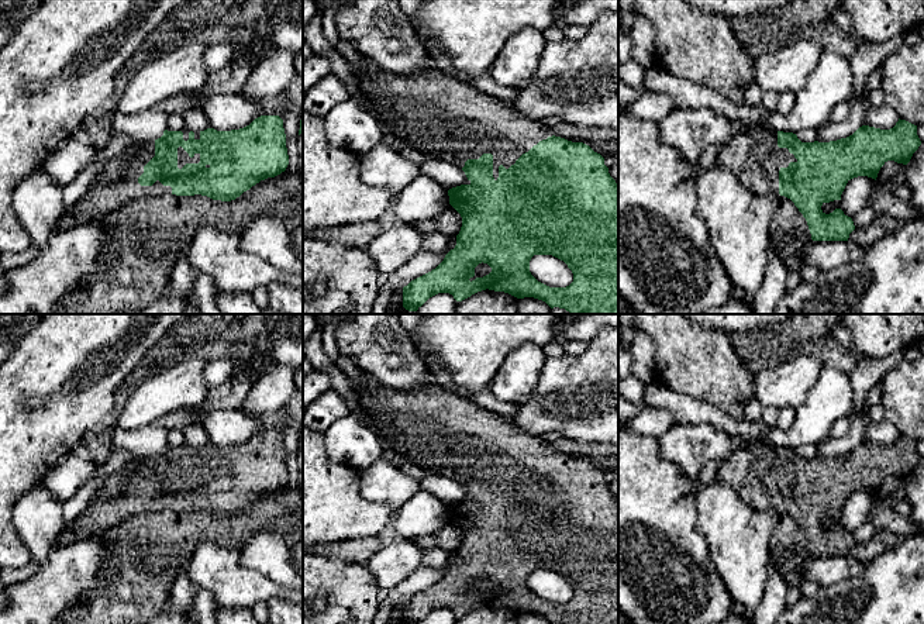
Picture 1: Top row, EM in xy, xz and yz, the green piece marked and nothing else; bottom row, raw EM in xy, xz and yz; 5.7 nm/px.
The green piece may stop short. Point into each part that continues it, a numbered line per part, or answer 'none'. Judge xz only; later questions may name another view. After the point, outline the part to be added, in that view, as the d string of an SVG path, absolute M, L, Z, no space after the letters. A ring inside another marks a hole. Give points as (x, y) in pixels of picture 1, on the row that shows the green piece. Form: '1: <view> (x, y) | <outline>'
1: xz (445, 117) | M370 63L365 72L354 70L354 73L380 123L408 148L459 169L468 159L492 154L494 180L499 177L500 165L508 169L539 141L554 135L542 121L521 117L503 100L479 92L468 82L449 76L435 66L414 75L397 75Z

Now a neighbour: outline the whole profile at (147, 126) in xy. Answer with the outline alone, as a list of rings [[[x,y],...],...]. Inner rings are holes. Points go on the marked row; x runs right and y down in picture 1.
[[[179,93],[158,106],[137,114],[113,114],[110,138],[127,135],[132,142],[148,142],[162,137],[168,117],[173,113],[183,116],[186,111],[199,108],[197,96],[201,93]]]

